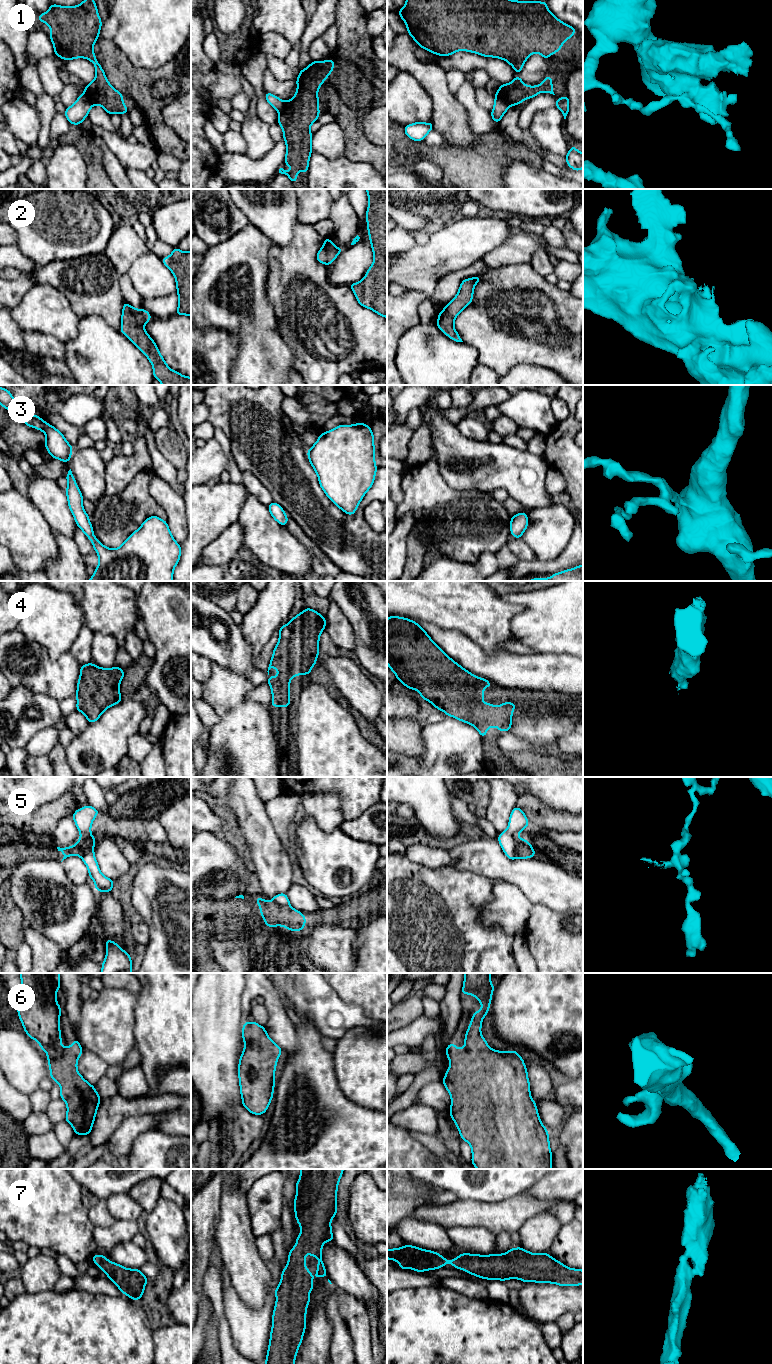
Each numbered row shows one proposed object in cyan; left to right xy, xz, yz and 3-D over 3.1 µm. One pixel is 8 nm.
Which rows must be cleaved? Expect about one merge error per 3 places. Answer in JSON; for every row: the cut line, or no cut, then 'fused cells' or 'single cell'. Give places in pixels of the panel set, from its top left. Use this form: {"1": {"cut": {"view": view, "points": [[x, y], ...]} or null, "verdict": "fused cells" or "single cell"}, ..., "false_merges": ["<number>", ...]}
{"1": {"cut": {"view": "yz", "points": [[495, 95], [498, 95], [509, 105]]}, "verdict": "fused cells"}, "2": {"cut": null, "verdict": "single cell"}, "3": {"cut": null, "verdict": "single cell"}, "4": {"cut": null, "verdict": "single cell"}, "5": {"cut": {"view": "yz", "points": [[518, 838], [515, 844], [516, 857]]}, "verdict": "fused cells"}, "6": {"cut": null, "verdict": "single cell"}, "7": {"cut": null, "verdict": "single cell"}, "false_merges": ["1", "5"]}

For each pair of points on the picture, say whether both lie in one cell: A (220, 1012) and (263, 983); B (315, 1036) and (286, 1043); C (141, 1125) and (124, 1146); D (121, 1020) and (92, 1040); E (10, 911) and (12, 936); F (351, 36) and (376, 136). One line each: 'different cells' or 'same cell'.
A: different cells
B: different cells
C: same cell
D: same cell
E: same cell
F: different cells

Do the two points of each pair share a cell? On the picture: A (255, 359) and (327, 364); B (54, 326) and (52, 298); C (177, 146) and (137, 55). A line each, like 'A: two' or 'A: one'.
A: two
B: one
C: two

